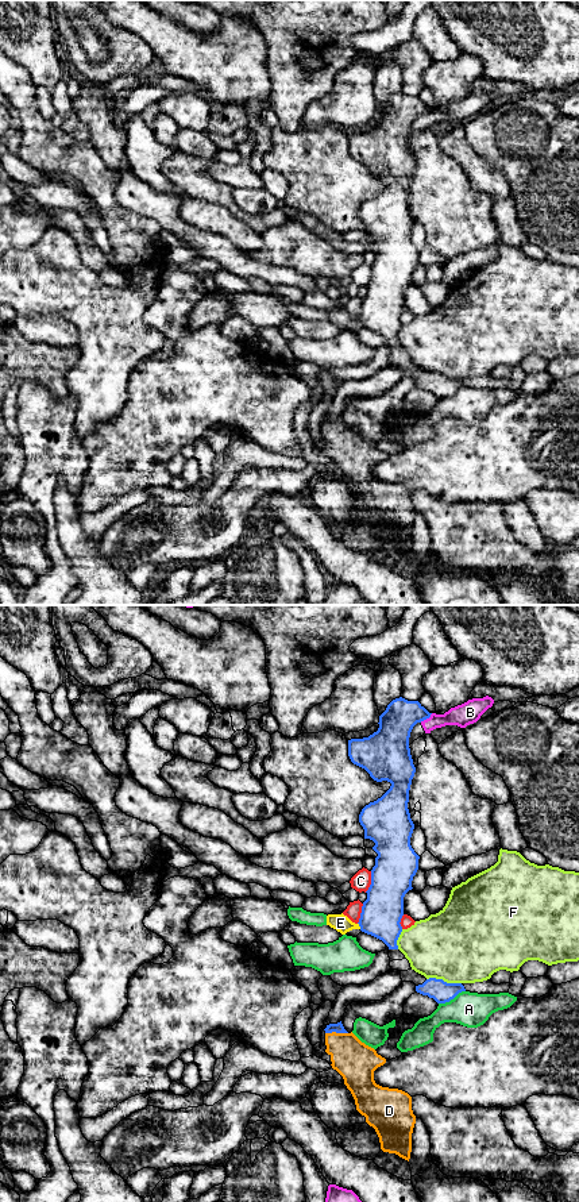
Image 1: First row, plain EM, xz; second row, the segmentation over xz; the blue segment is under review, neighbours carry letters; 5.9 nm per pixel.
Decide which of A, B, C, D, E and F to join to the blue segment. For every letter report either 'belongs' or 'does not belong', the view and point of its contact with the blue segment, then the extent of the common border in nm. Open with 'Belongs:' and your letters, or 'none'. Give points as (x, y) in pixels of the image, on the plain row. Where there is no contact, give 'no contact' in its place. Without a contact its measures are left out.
Belongs: D
A: does not belong | xz (451, 393) | 180 nm
B: does not belong | xz (425, 114) | 90 nm
C: does not belong | xz (371, 277) | 130 nm
D: belongs | xz (336, 427) | 140 nm
E: does not belong | xz (359, 320) | 40 nm
F: does not belong | xz (443, 376) | 220 nm

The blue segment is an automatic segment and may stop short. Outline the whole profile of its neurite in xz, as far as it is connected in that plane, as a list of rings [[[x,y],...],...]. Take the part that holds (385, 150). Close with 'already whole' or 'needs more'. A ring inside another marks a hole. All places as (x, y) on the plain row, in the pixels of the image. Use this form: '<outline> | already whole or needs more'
[[[402,92],[393,95],[379,111],[377,127],[363,134],[348,135],[348,151],[351,157],[364,163],[377,176],[387,176],[390,184],[377,196],[366,200],[359,217],[364,224],[364,234],[375,238],[373,244],[378,249],[371,265],[371,280],[367,294],[363,297],[359,313],[360,325],[382,335],[389,344],[398,344],[397,335],[402,327],[404,292],[412,285],[412,276],[418,265],[420,251],[410,240],[414,219],[408,204],[409,185],[416,167],[409,143],[409,132],[413,122],[431,112],[418,96],[408,96]]] | already whole

